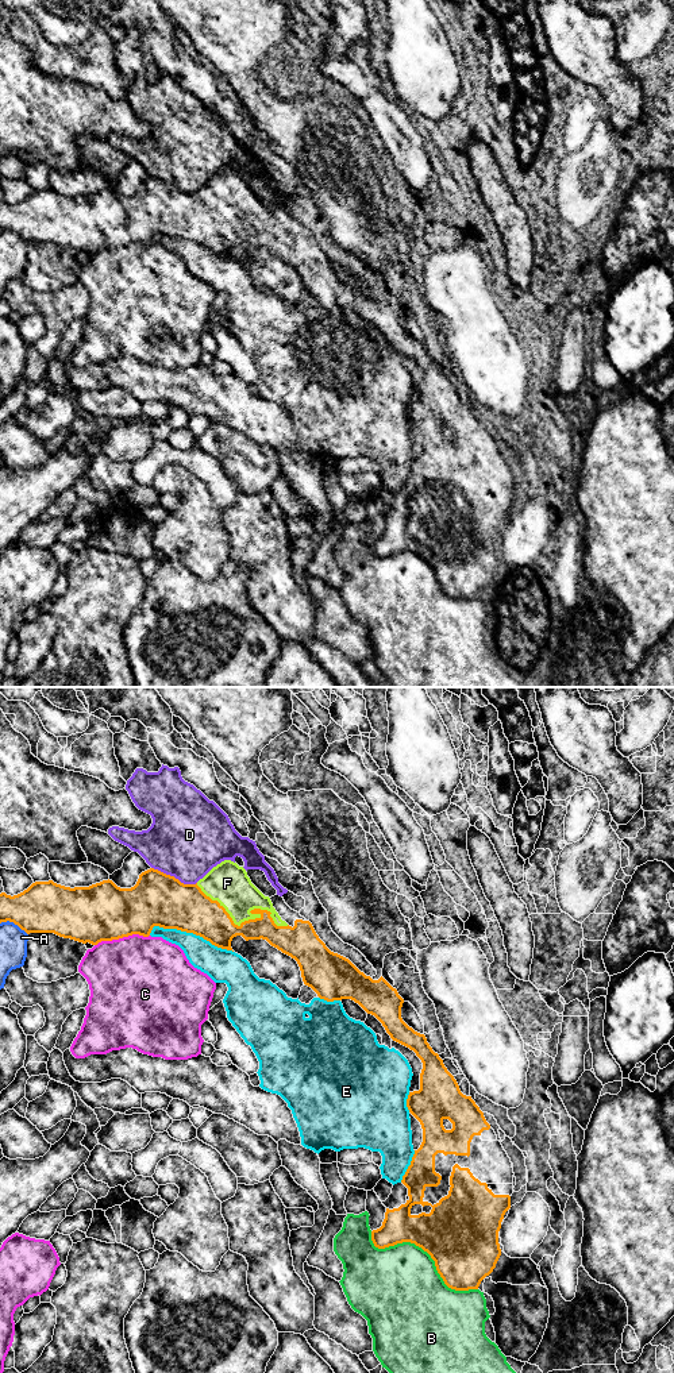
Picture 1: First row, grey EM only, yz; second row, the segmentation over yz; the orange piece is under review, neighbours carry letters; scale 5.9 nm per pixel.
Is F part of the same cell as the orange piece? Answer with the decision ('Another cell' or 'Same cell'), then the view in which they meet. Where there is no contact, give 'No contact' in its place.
Same cell. Touches orange in yz

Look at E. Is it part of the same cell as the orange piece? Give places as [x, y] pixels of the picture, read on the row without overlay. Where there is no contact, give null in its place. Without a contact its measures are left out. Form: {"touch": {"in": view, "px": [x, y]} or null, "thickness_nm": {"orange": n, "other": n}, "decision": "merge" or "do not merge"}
{"touch": {"in": "yz", "px": [191, 240]}, "thickness_nm": {"orange": 300, "other": 180}, "decision": "do not merge"}

